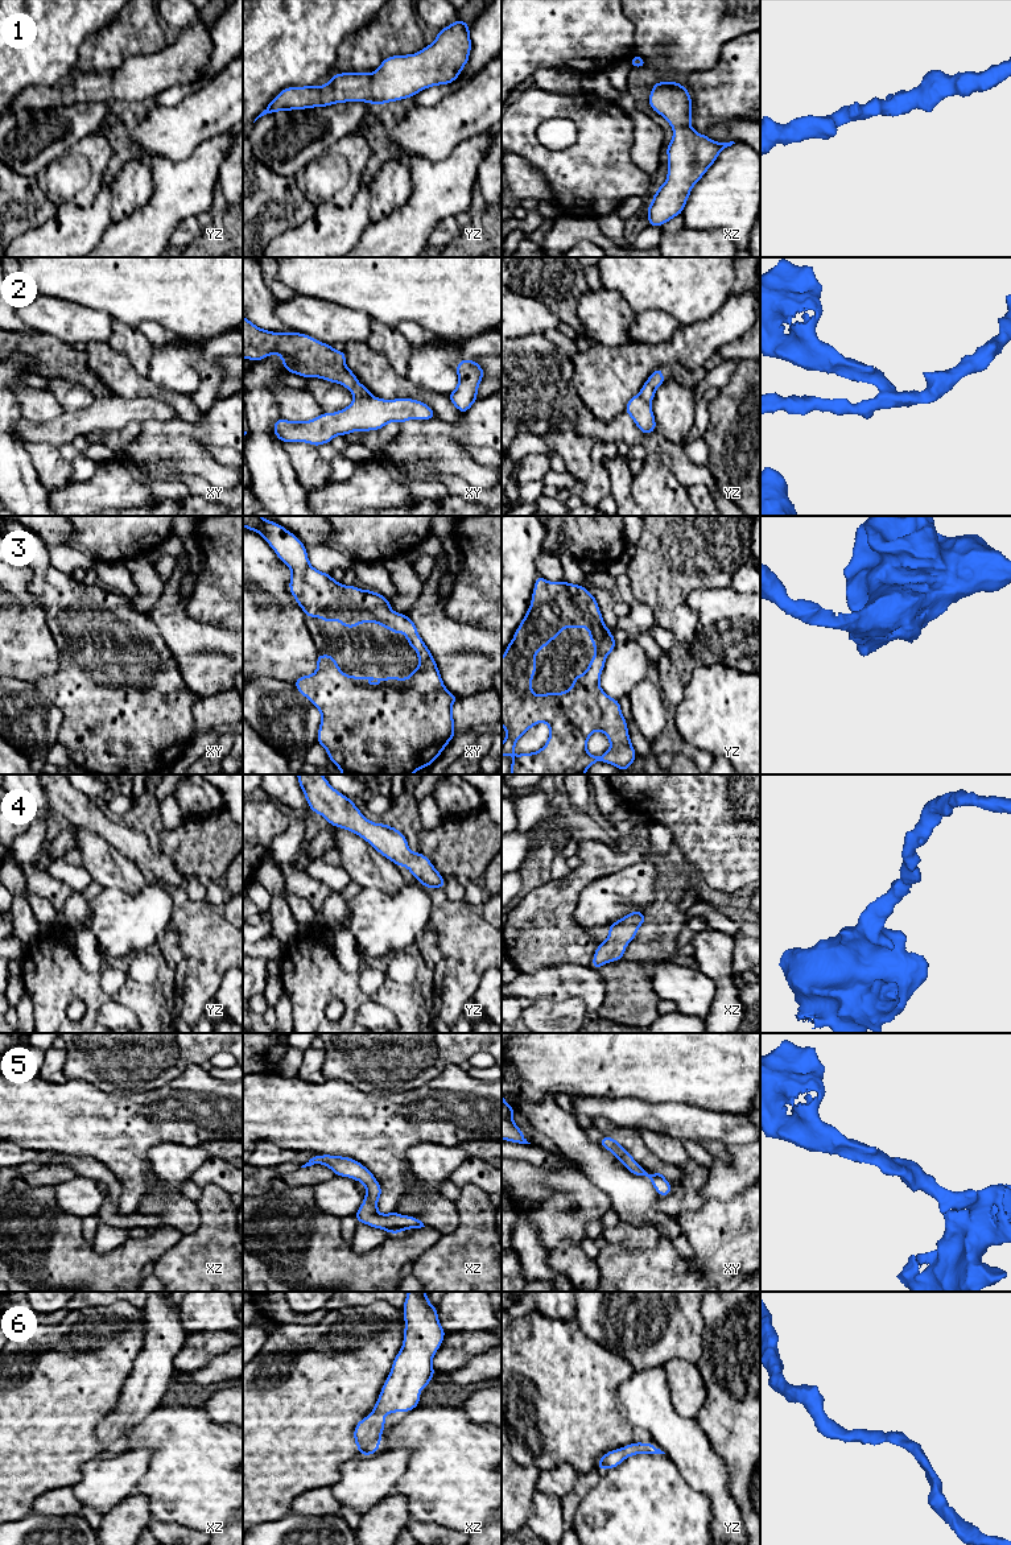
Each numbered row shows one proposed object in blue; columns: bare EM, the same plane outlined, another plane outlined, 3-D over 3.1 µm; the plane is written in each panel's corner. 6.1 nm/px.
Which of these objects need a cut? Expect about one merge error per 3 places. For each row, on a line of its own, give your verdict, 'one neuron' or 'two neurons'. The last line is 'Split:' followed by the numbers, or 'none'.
1: one neuron
2: two neurons
3: one neuron
4: one neuron
5: one neuron
6: one neuron
Split: 2

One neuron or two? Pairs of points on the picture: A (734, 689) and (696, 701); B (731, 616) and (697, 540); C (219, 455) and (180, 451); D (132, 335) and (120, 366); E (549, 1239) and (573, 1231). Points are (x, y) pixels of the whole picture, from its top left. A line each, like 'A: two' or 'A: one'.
A: one
B: two
C: two
D: two
E: one

